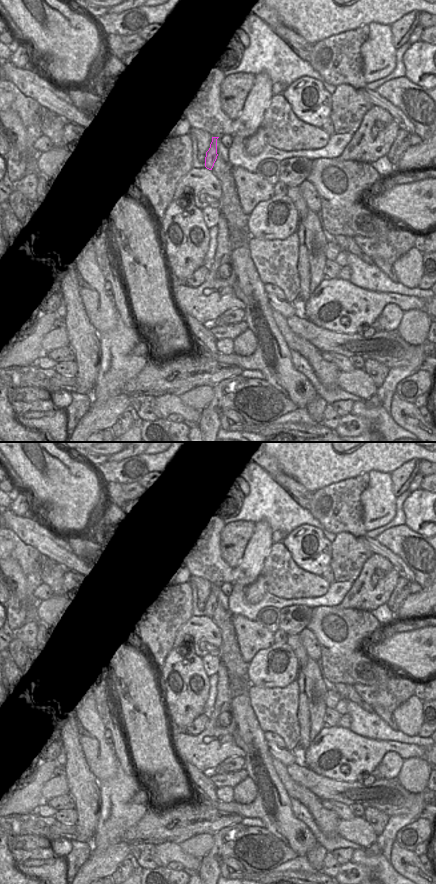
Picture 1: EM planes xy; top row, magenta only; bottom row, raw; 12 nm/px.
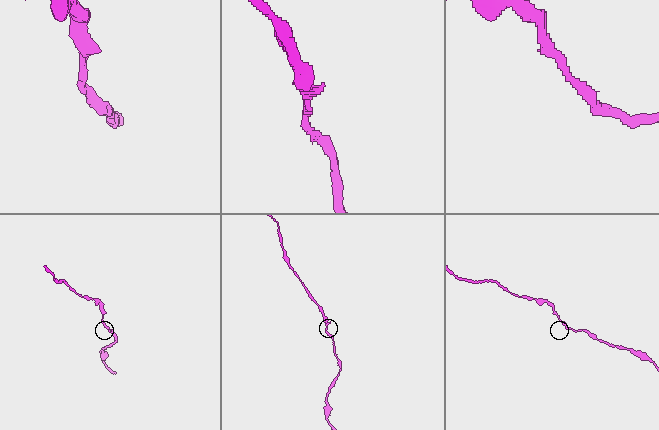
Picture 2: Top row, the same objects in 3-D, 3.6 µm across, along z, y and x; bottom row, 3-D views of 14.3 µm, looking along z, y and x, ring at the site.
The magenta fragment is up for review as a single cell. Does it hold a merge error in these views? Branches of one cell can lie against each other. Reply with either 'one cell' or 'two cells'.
one cell

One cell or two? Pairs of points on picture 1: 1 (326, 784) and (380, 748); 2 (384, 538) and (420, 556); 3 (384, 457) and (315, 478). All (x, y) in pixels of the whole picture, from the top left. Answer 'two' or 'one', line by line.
1: two
2: one
3: one

